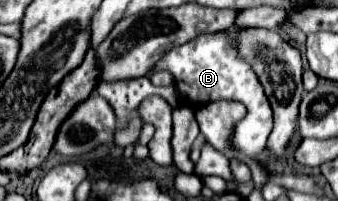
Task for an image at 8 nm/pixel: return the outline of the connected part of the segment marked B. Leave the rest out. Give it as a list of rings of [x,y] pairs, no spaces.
[[[229,31],[201,33],[189,43],[173,47],[155,63],[153,71],[169,71],[173,75],[181,105],[201,107],[219,99],[243,103],[247,107],[247,115],[235,123],[231,133],[231,147],[237,153],[253,159],[265,149],[265,141],[273,129],[271,107],[263,93],[263,85],[259,83],[253,67],[239,55],[235,37]]]

